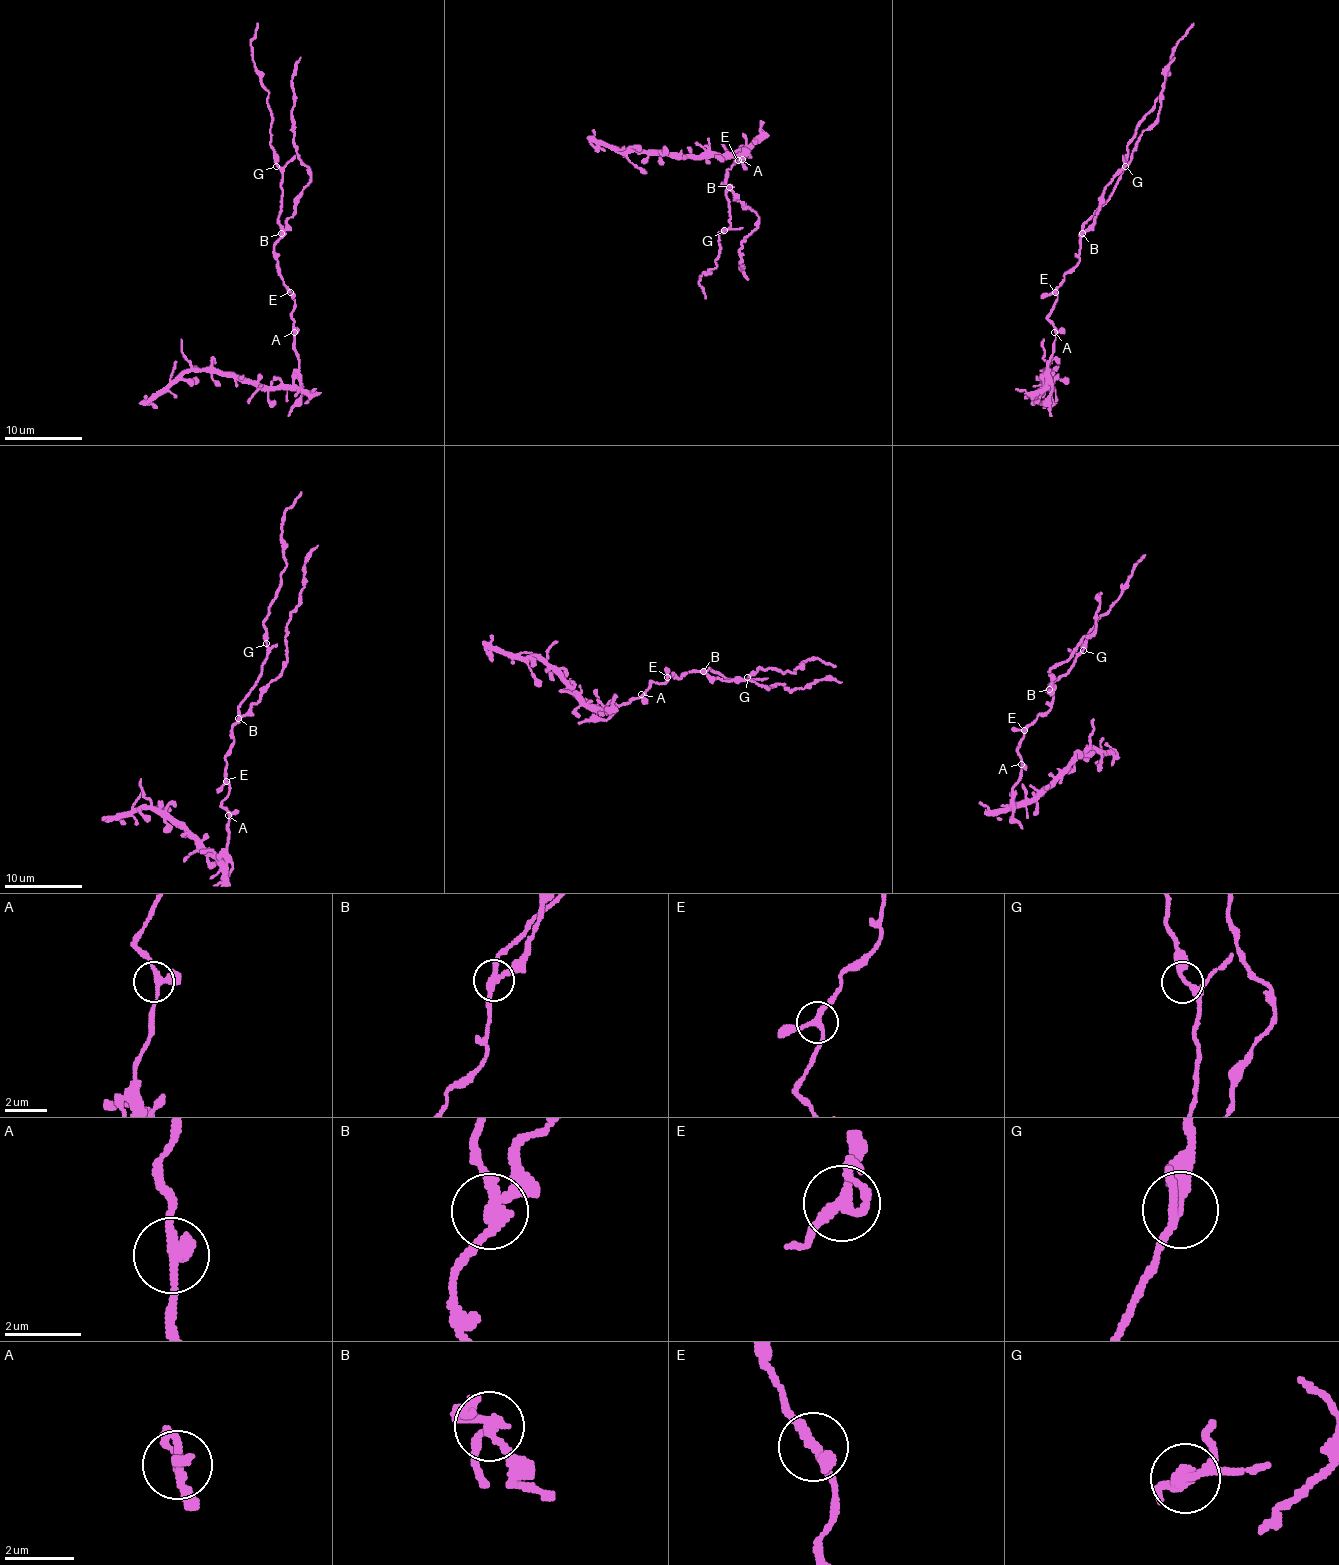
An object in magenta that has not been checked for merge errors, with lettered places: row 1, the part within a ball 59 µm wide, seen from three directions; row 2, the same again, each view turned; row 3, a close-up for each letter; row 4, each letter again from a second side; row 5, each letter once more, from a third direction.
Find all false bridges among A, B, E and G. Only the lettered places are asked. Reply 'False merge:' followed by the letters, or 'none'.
False merge: B

